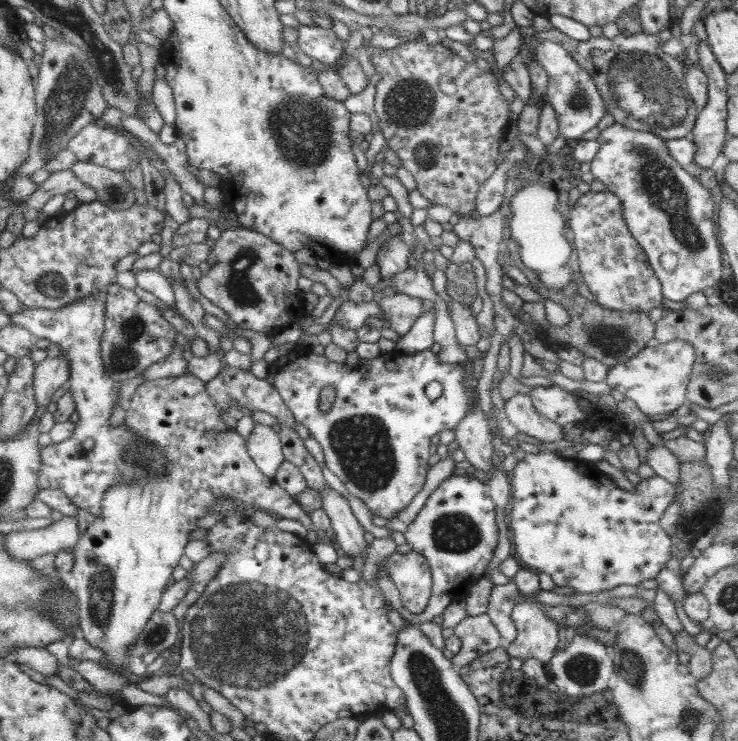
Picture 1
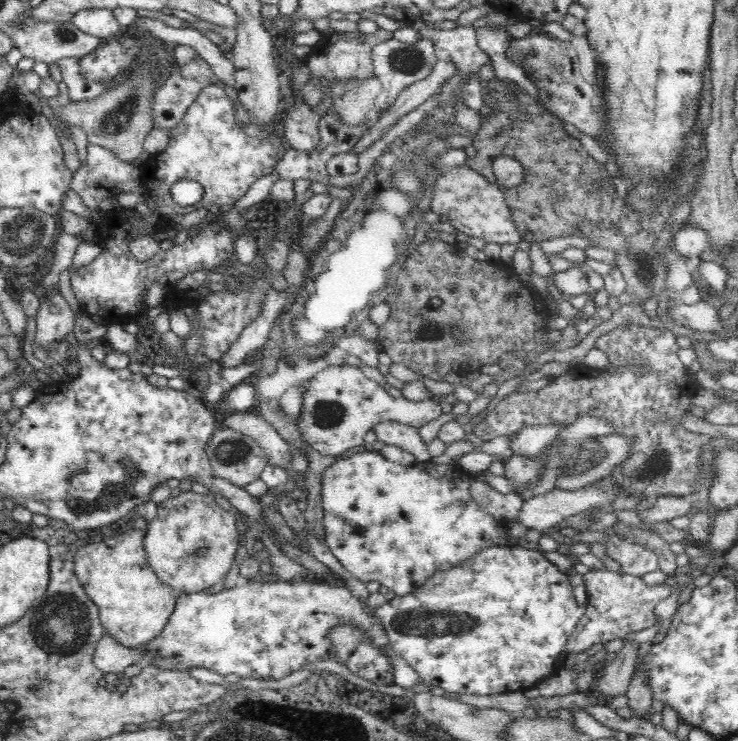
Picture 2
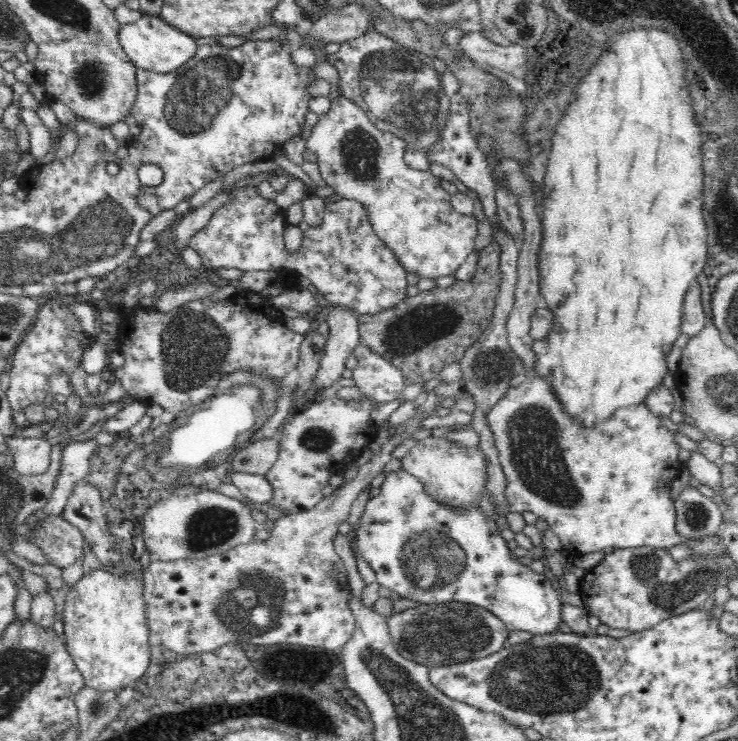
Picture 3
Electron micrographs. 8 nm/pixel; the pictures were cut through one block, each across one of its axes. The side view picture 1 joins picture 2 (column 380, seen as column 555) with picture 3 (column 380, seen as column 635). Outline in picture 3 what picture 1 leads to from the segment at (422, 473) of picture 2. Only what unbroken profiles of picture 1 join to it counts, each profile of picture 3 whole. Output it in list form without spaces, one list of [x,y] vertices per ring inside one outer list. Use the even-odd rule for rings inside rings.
[[[398,469],[397,471],[392,471],[388,473],[385,480],[380,486],[380,492],[378,495],[369,499],[366,503],[363,514],[360,518],[360,526],[357,529],[357,546],[358,551],[361,556],[368,562],[371,568],[374,570],[377,576],[377,582],[379,586],[386,586],[394,592],[398,592],[401,598],[410,598],[414,602],[419,602],[421,605],[428,605],[432,603],[443,603],[443,602],[461,602],[470,605],[481,606],[486,610],[494,613],[511,632],[520,632],[520,630],[525,630],[530,632],[532,635],[536,634],[552,634],[552,632],[558,631],[558,626],[562,624],[562,608],[563,601],[561,600],[559,588],[553,582],[548,579],[547,573],[538,573],[530,569],[528,565],[524,565],[512,556],[512,552],[508,547],[507,541],[500,535],[500,528],[496,525],[496,518],[486,519],[484,512],[478,508],[470,508],[470,510],[455,510],[454,508],[449,508],[445,506],[444,503],[438,503],[436,499],[426,493],[424,489],[424,483],[410,474],[410,472],[404,469]]]

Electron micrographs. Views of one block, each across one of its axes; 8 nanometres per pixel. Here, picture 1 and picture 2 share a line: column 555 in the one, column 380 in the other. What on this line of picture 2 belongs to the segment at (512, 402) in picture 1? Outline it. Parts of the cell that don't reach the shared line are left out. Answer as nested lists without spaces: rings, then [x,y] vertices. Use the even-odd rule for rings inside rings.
[[[385,420],[373,426],[377,440],[386,445],[398,446],[414,455],[417,461],[428,461],[431,458],[427,445],[424,444],[416,427],[398,421]]]

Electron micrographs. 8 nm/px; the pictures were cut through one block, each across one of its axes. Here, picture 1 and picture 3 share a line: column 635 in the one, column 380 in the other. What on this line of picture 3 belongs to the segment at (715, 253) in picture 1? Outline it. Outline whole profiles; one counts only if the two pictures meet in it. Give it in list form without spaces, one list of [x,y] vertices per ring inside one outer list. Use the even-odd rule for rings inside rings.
[[[335,92],[330,98],[329,111],[319,116],[310,138],[305,140],[308,150],[317,156],[316,163],[326,184],[343,199],[354,199],[366,207],[373,232],[397,255],[406,273],[434,280],[455,274],[475,250],[478,236],[476,217],[462,215],[452,208],[451,194],[442,188],[440,178],[429,170],[414,170],[406,164],[404,152],[410,144],[380,130],[355,102],[344,95]]]

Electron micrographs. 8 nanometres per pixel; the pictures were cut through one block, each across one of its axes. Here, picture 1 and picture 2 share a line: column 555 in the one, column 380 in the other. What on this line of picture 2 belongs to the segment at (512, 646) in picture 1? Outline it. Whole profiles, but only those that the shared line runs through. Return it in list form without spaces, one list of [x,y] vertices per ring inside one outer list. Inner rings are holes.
[[[306,579],[306,580],[294,580],[294,581],[274,581],[269,582],[266,580],[265,583],[255,583],[254,581],[242,581],[236,587],[230,589],[224,589],[221,592],[210,594],[210,593],[179,593],[176,599],[176,604],[164,630],[156,637],[153,641],[147,642],[146,645],[142,646],[151,650],[153,654],[157,654],[150,662],[150,666],[157,666],[158,668],[163,668],[164,670],[182,670],[188,671],[188,668],[194,668],[194,666],[201,666],[202,668],[207,668],[208,670],[213,670],[217,672],[221,678],[228,676],[228,674],[238,674],[242,678],[271,678],[271,680],[280,680],[284,676],[290,676],[294,674],[296,670],[300,670],[304,664],[312,664],[312,662],[318,662],[318,660],[334,660],[336,658],[336,651],[334,651],[334,645],[328,641],[328,630],[338,626],[338,624],[349,624],[350,626],[355,626],[359,628],[361,633],[367,634],[371,638],[371,643],[377,646],[381,650],[384,656],[388,654],[384,653],[384,648],[390,644],[390,639],[388,639],[388,633],[382,625],[382,621],[375,614],[373,617],[368,615],[364,611],[364,603],[358,599],[358,597],[352,595],[352,592],[346,587],[341,581],[333,583],[328,579]]]

